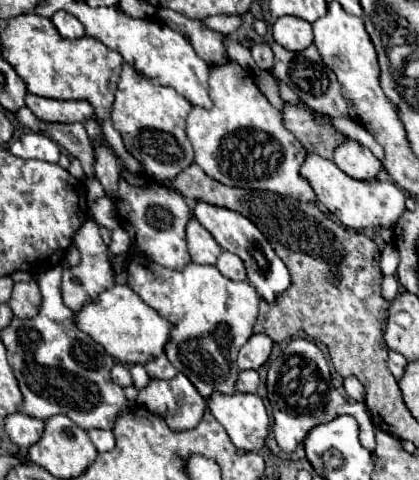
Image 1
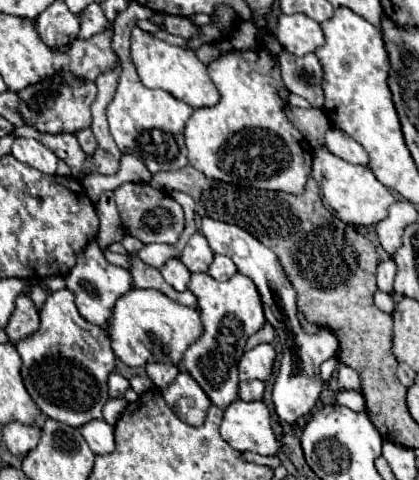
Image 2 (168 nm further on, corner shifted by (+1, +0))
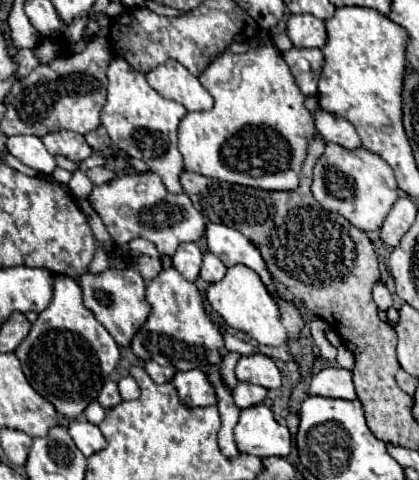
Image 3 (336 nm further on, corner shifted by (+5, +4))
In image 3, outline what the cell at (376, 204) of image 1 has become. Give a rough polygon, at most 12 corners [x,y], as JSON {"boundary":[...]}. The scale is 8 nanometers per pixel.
{"boundary":[[326,143],[312,193],[362,231],[400,197],[394,171],[364,147]]}

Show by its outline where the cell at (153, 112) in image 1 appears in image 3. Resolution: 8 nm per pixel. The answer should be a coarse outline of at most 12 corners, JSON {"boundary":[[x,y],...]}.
{"boundary":[[126,61],[108,65],[100,113],[112,143],[168,191],[182,155],[184,105],[160,97]]}

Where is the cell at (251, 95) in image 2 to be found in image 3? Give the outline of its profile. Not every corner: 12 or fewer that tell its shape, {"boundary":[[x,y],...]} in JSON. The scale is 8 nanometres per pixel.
{"boundary":[[226,51],[210,111],[178,127],[184,171],[298,187],[318,137],[282,53]]}

